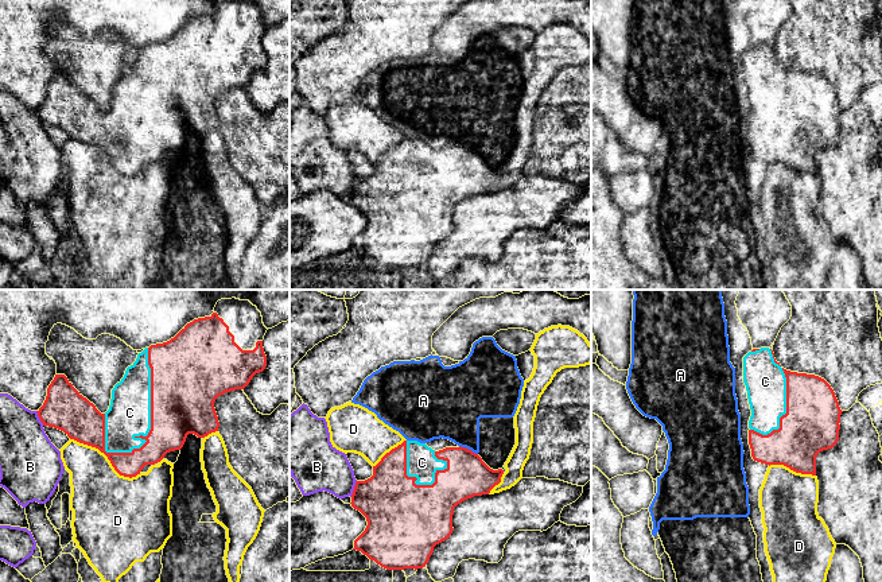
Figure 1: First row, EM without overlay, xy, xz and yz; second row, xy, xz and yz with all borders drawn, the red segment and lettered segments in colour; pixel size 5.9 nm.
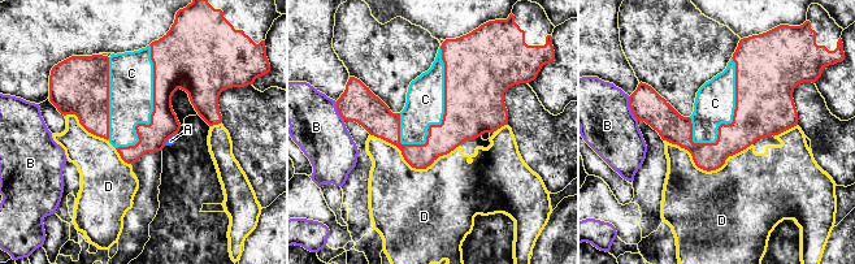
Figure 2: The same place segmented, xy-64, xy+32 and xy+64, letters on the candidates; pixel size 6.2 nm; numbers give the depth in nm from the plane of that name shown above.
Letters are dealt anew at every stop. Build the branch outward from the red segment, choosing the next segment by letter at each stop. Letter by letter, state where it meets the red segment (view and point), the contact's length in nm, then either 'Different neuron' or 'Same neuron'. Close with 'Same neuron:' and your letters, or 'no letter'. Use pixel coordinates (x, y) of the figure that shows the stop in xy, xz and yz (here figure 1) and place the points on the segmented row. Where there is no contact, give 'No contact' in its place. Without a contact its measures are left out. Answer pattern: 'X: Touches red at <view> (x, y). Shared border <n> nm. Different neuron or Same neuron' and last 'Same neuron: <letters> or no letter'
A: Touches red at xz (467, 449). Shared border 130 nm. Different neuron
B: Touches red at xz (354, 489). Shared border 100 nm. Different neuron
C: Touches red at xy (151, 414). Shared border 700 nm. Same neuron
D: Touches red at xy (108, 458). Shared border 480 nm. Different neuron
Same neuron: C

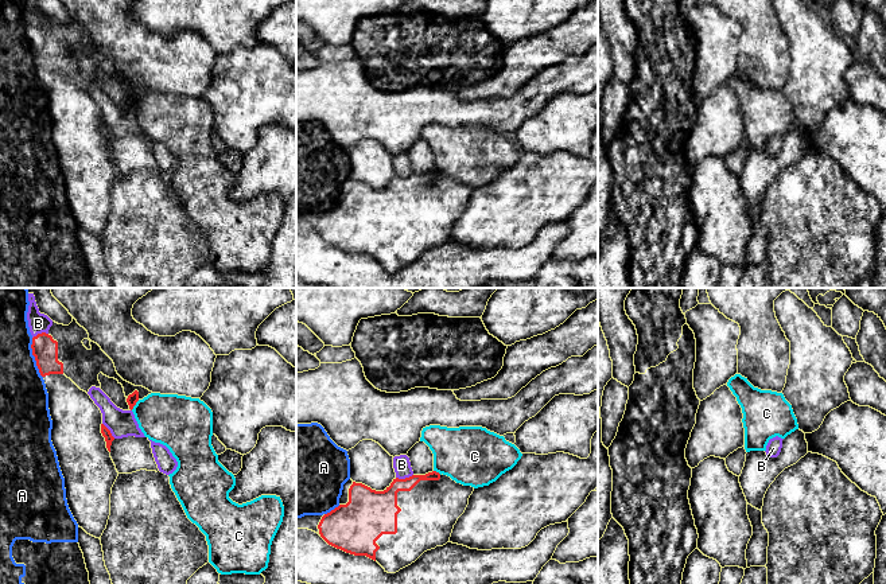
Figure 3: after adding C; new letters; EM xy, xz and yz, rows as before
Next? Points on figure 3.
A: Touches red at xy (35, 358). Shared border 240 nm. Different neuron
B: Touches red at xz (405, 478). Shared border 110 nm. Different neuron
C: Touches red at xy (135, 404). Shared border 80 nm. Different neuron
Same neuron: no letter

